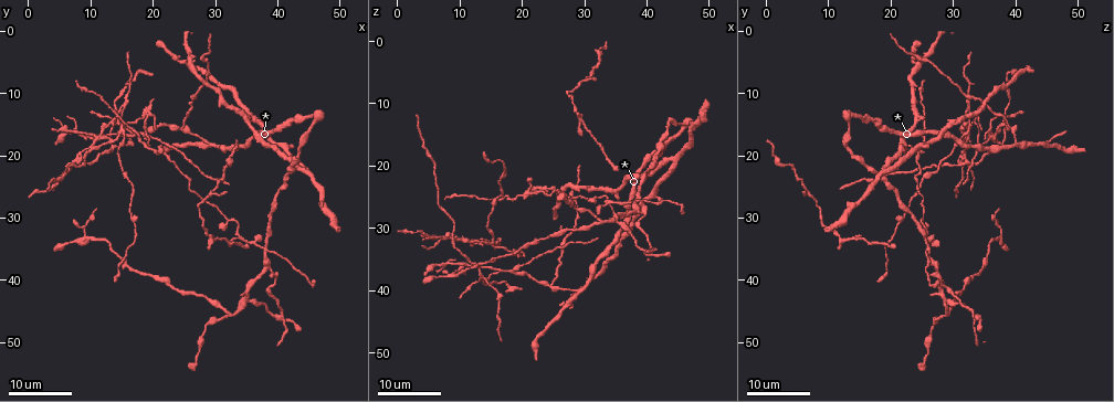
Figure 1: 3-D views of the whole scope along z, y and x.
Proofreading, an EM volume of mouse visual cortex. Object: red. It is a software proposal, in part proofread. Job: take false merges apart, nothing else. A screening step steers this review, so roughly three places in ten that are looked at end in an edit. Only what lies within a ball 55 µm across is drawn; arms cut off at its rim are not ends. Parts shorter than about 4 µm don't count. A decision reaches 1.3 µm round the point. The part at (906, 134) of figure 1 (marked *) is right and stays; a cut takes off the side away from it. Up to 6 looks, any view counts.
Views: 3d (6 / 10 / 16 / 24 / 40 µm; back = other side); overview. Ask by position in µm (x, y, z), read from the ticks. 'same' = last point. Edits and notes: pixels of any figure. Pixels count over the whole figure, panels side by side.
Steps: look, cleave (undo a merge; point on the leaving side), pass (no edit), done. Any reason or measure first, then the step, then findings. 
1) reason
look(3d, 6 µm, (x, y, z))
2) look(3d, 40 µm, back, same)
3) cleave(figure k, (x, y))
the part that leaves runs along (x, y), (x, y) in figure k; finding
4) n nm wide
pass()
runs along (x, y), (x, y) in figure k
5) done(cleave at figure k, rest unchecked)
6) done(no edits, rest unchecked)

calibre changes
look(3d, 16 µm, (30.0, 33.0, 13.5))

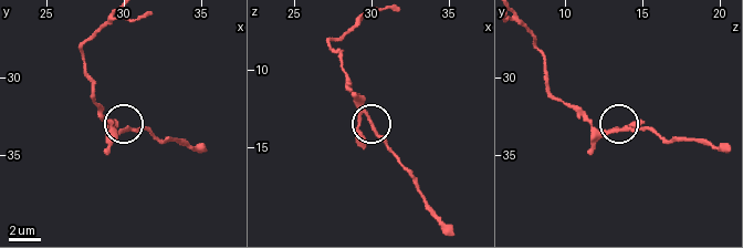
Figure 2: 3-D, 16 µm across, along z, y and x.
look(3d, 6 µm, (30.2, 33.2, 13.6))

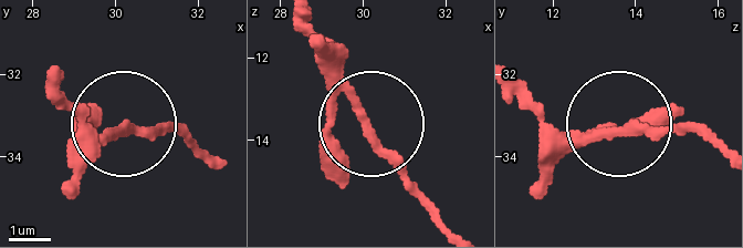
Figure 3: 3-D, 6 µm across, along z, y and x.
look(3d, 6 µm, back, (30.00, 33.40, 13.60))

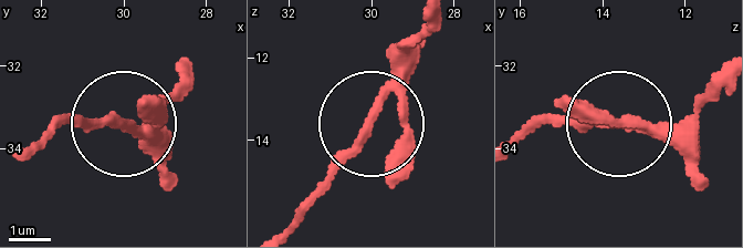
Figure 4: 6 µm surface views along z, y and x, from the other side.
3 arms
pass()
one cell here

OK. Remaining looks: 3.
three-way junction
look(3d, 16 µm, (24.5, 15.5, 39.0))

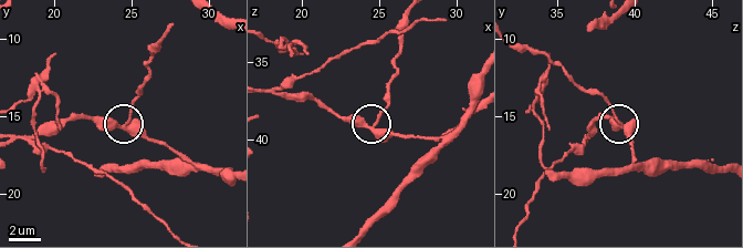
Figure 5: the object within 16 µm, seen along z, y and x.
zoom in
look(3d, 10 µm, (24.4, 15.6, 39.2))

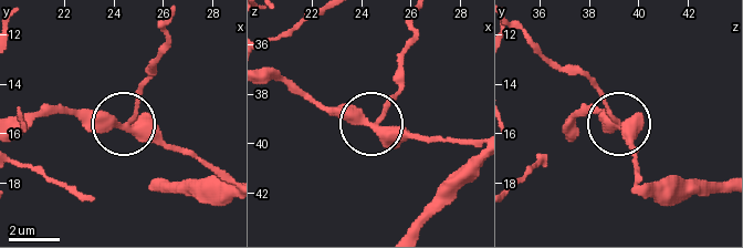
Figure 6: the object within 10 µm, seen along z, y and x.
3 arms
cleave(figure 6, (136, 91))
the part that leaves runs along (129, 119), (136, 95), (153, 76), (168, 19) in figure 6; two cells meet here

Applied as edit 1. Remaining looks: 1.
done(cleave at figure 6, rest unchecked)

